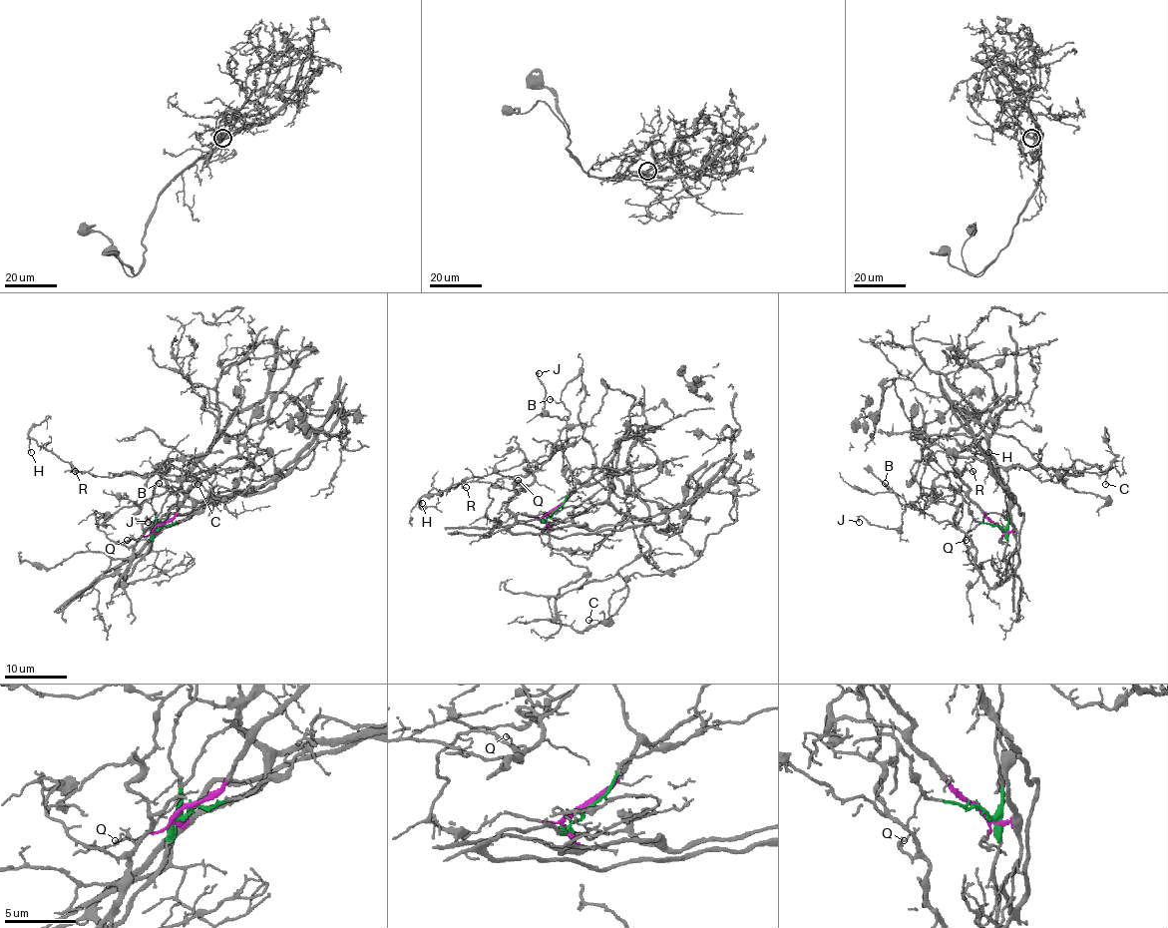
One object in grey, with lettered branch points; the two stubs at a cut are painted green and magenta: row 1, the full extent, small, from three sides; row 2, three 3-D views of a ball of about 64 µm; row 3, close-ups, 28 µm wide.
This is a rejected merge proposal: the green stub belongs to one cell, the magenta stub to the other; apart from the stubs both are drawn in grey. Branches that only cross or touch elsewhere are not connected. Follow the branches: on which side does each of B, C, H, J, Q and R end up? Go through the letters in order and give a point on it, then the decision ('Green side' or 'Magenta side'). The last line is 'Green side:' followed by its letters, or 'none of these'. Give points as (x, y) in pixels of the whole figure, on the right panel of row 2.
B: Place: (885, 483). Green side
C: Place: (1105, 484). Magenta side
H: Place: (988, 452). Magenta side
J: Place: (859, 522). Green side
Q: Place: (966, 540). Green side
R: Place: (973, 471). Magenta side
Green side: B, J, Q

